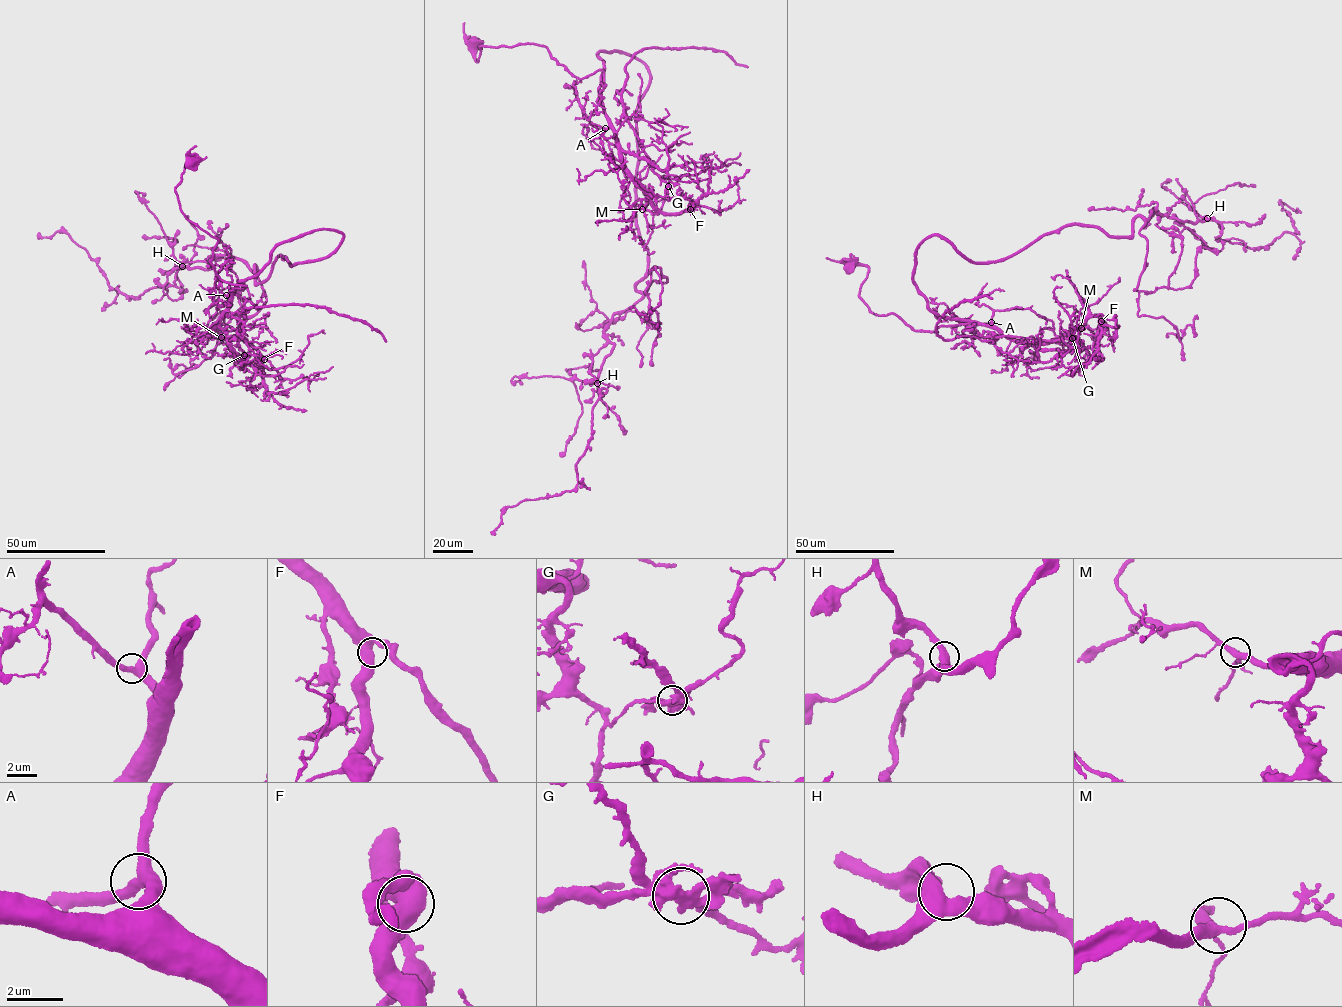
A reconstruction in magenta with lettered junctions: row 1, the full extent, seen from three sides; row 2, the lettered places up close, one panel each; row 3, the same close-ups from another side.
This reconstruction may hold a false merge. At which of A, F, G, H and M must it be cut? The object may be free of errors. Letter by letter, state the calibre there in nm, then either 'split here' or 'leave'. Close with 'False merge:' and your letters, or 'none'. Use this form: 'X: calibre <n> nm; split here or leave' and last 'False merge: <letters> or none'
A: calibre 360 nm; leave
F: calibre 480 nm; leave
G: calibre 420 nm; split here
H: calibre 460 nm; leave
M: calibre 320 nm; leave
False merge: G

